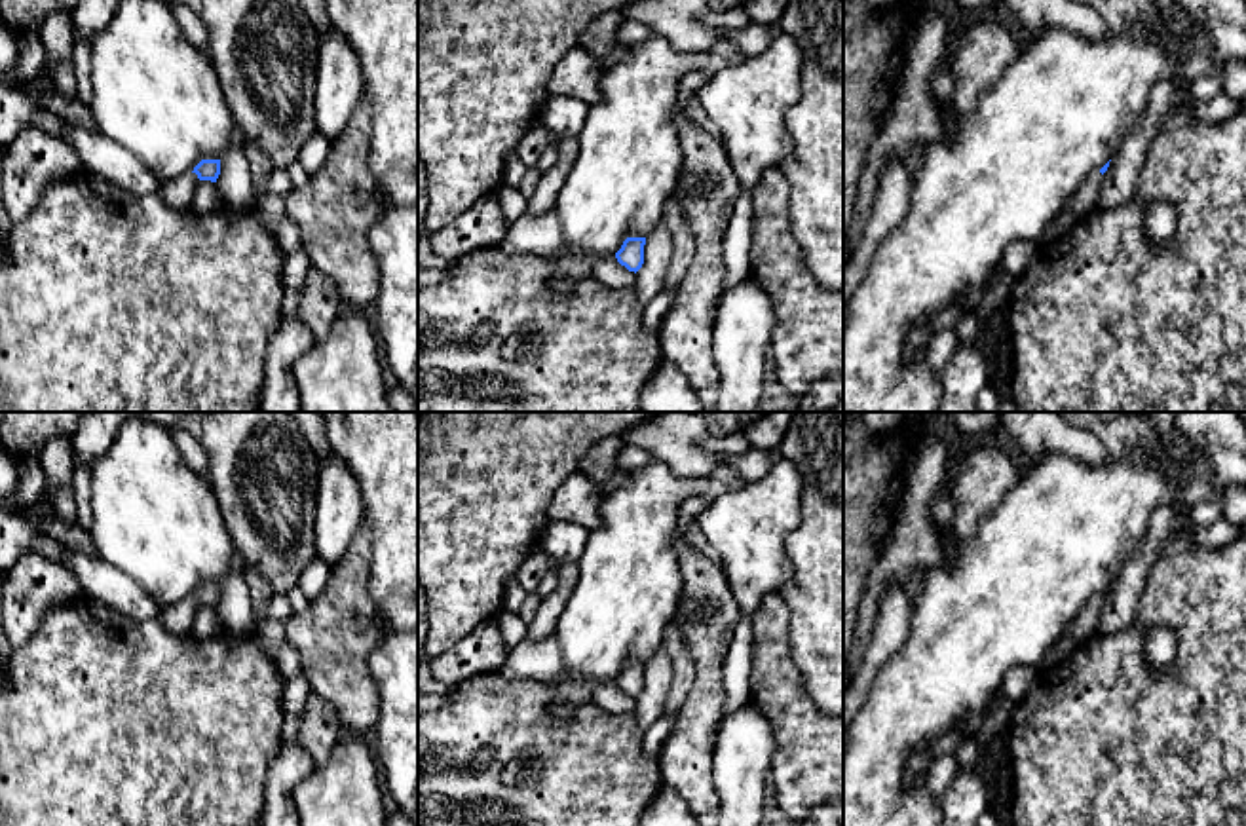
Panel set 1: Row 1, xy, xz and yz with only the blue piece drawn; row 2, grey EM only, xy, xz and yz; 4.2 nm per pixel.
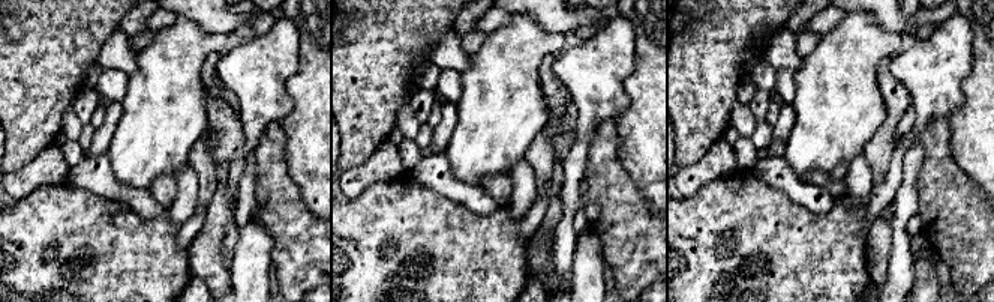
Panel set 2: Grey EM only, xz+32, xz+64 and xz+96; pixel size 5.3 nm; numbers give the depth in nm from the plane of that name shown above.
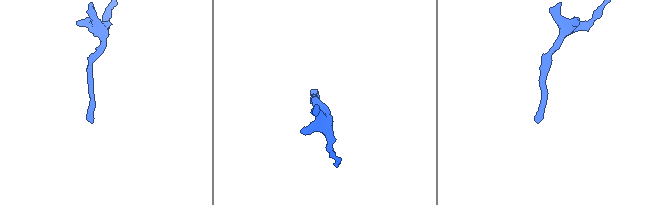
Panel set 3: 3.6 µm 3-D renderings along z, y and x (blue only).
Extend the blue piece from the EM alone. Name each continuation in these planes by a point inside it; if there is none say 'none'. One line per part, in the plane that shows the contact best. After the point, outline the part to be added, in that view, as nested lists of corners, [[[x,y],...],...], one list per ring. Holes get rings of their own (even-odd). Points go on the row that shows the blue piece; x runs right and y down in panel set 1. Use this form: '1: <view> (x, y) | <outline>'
1: xy (177, 192) | [[[190,171],[180,177],[163,180],[158,196],[175,211],[190,211],[198,182],[198,175]]]

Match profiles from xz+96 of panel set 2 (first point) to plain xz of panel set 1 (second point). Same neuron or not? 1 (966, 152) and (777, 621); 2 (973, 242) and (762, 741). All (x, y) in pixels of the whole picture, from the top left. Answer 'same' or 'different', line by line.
1: different
2: different

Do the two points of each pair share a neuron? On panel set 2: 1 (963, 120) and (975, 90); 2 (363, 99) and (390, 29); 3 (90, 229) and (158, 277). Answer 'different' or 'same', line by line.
1: same
2: same
3: same

